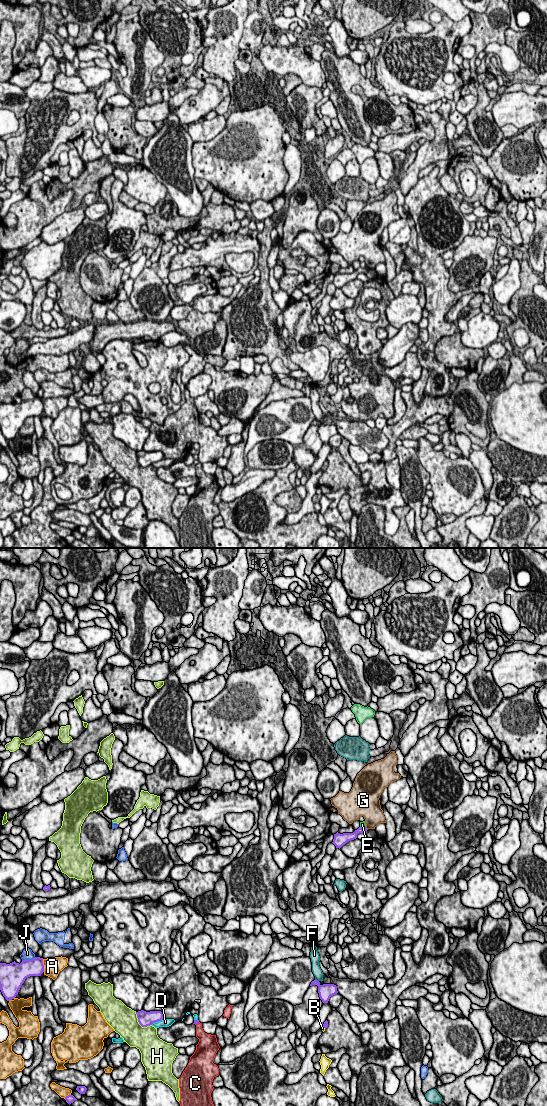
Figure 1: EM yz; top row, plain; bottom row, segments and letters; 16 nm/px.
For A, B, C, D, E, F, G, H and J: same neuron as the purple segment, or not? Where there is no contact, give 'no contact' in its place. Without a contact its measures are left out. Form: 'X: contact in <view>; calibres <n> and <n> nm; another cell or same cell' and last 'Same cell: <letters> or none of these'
A: contact in yz; calibres 280 and 280 nm; another cell
B: contact in yz; calibres 90 and 60 nm; same cell
C: contact in yz; calibres 60 and 170 nm; another cell
D: contact in yz; calibres 240 and 130 nm; another cell
E: contact in yz; calibres 130 and 100 nm; another cell
F: contact in yz; calibres 240 and 140 nm; another cell
G: contact in yz; calibres 100 and 320 nm; another cell
H: contact in yz; calibres 240 and 420 nm; another cell
J: contact in yz; calibres 280 and 190 nm; another cell
Same cell: B

